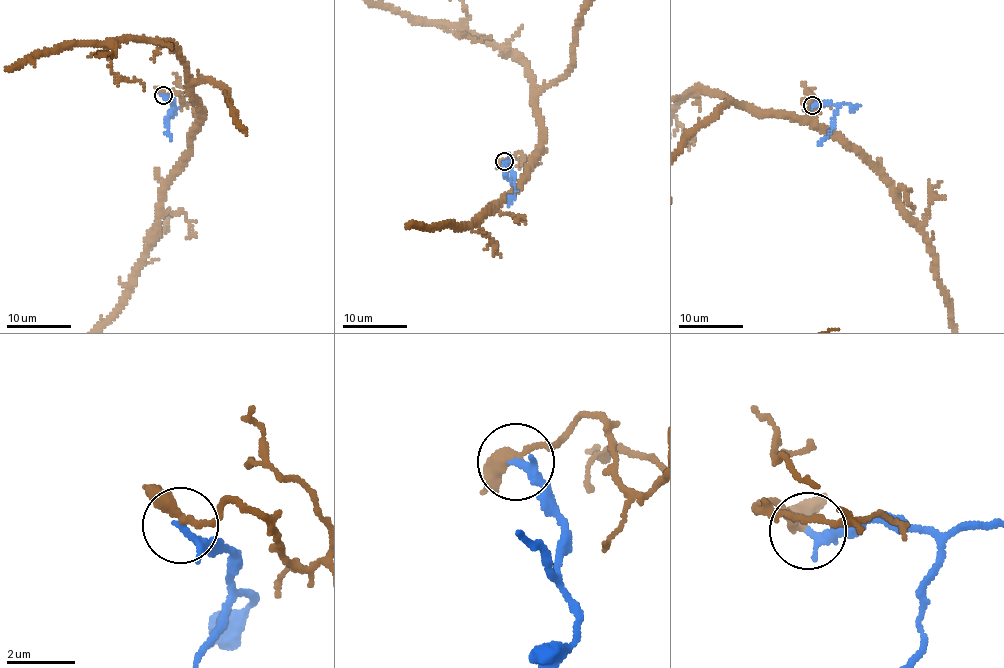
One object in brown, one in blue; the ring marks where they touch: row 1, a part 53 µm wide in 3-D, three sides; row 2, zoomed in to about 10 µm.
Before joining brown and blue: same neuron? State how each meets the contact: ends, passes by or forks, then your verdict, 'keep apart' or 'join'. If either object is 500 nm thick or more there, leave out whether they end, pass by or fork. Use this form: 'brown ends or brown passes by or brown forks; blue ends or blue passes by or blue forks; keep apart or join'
brown passes by; blue ends; keep apart

